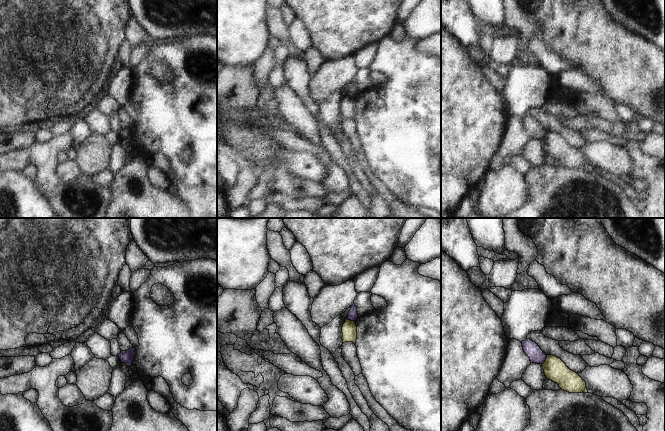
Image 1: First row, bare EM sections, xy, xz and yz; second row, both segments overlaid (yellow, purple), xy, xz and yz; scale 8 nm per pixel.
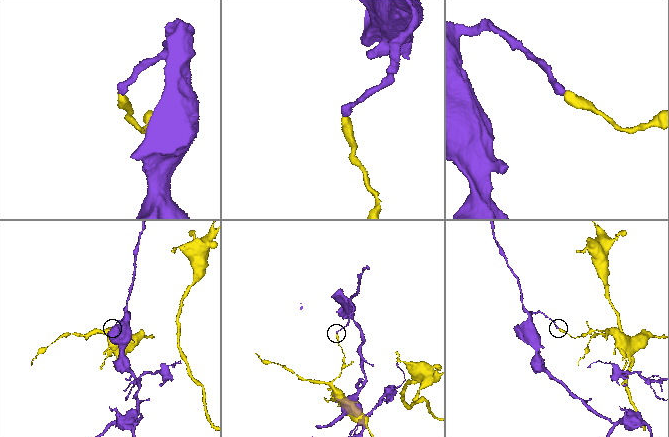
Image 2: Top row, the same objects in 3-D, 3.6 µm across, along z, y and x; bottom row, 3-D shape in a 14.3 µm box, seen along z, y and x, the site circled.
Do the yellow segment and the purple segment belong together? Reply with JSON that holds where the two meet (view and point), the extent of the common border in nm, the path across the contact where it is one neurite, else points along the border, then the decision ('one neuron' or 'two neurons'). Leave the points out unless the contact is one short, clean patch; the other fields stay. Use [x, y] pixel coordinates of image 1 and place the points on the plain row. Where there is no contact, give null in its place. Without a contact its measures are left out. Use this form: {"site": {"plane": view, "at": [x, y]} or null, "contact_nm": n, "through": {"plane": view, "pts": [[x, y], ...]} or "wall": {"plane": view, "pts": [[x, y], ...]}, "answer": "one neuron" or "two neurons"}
{"site": {"plane": "yz", "at": [545, 136]}, "contact_nm": 90, "wall": {"plane": "yz", "pts": [[547, 131], [542, 140]]}, "answer": "two neurons"}

